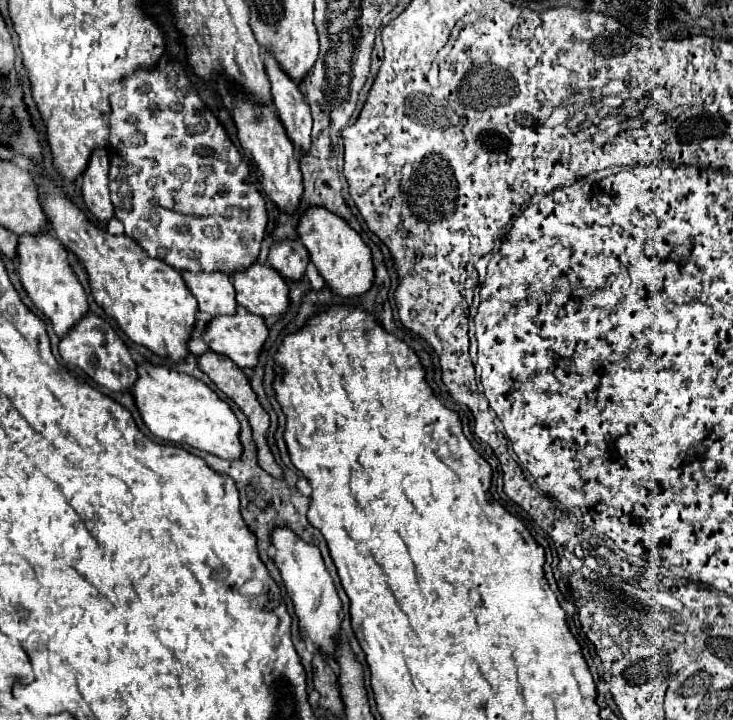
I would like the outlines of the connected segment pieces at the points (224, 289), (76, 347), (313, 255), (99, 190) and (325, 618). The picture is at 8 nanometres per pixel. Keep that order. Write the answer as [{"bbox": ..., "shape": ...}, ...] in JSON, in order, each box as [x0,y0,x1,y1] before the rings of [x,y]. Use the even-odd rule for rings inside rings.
[{"bbox":[182,272,236,316],"shape":[[[182,272],[182,278],[188,290],[198,300],[198,310],[206,312],[208,316],[218,314],[234,314],[236,312],[236,298],[234,286],[230,276],[224,272]]]},{"bbox":[58,312,136,392],"shape":[[[88,312],[84,318],[80,318],[74,330],[60,338],[58,352],[62,360],[82,368],[94,382],[112,392],[128,392],[136,380],[136,362],[132,360],[126,344],[114,332],[114,328],[110,328],[110,324],[94,312]]]},{"bbox":[296,206,374,298],"shape":[[[314,206],[312,210],[306,210],[304,216],[300,216],[296,232],[298,232],[302,244],[308,248],[310,260],[314,262],[320,276],[332,288],[334,294],[352,298],[352,296],[358,296],[358,294],[370,290],[372,280],[374,280],[370,248],[360,238],[360,234],[344,222],[344,218],[340,218],[328,210],[320,210],[320,206]]]},{"bbox":[82,148,114,222],"shape":[[[94,148],[88,166],[82,174],[82,196],[88,210],[100,220],[108,222],[114,216],[114,208],[108,192],[108,168],[110,160],[106,148]]]},{"bbox":[272,528,340,658],"shape":[[[274,528],[272,530],[272,546],[276,550],[272,560],[282,574],[288,596],[294,602],[294,610],[300,620],[302,638],[310,640],[316,648],[322,650],[322,654],[328,654],[332,658],[334,646],[336,646],[334,638],[340,632],[340,618],[338,618],[340,598],[336,594],[332,578],[322,562],[320,550],[316,546],[302,542],[290,528]]]}]

